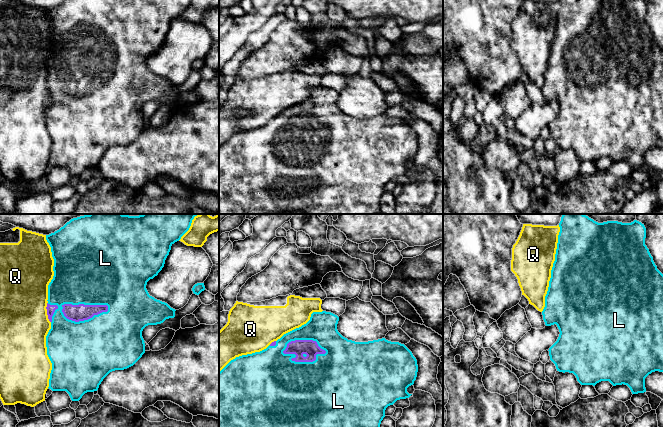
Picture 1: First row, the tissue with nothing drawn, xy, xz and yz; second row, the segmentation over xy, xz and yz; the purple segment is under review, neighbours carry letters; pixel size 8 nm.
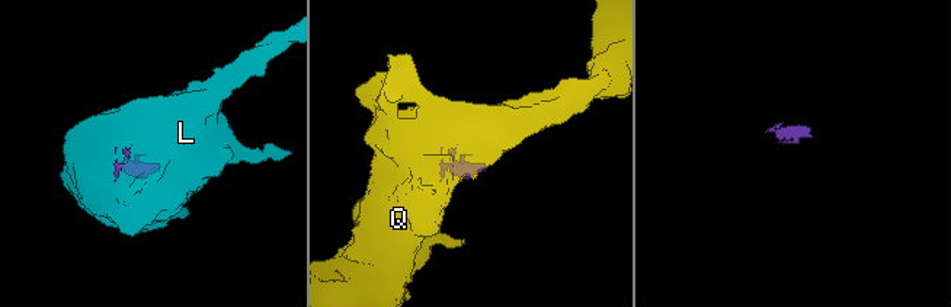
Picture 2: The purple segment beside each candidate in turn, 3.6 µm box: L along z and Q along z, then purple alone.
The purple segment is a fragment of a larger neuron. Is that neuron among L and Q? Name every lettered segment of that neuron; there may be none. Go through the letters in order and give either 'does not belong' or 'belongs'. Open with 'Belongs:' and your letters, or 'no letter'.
Belongs: L
L: belongs
Q: does not belong

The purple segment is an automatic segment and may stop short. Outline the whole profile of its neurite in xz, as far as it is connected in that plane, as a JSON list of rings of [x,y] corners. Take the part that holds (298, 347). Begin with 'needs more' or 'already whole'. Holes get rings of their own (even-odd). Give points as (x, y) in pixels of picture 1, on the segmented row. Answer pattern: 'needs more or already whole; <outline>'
needs more; [[[313,312],[306,324],[284,334],[266,349],[231,360],[219,372],[219,427],[380,427],[386,408],[397,400],[412,395],[407,392],[407,388],[416,380],[417,360],[412,352],[399,342],[391,342],[385,338],[368,342],[348,340],[338,332],[338,321],[339,317],[331,312]]]

